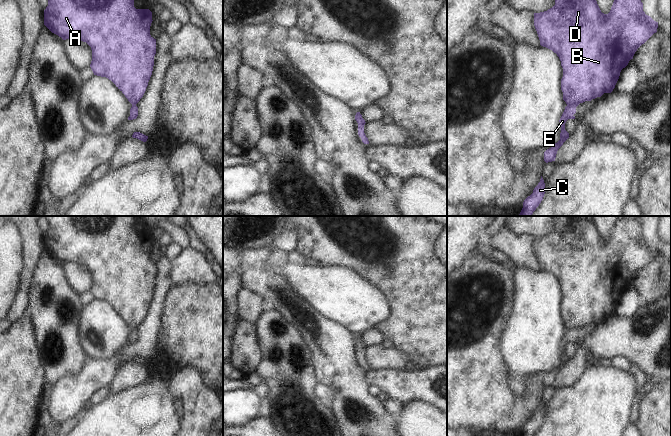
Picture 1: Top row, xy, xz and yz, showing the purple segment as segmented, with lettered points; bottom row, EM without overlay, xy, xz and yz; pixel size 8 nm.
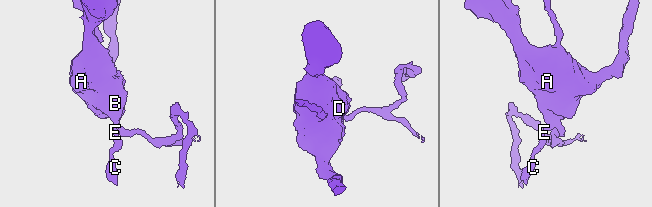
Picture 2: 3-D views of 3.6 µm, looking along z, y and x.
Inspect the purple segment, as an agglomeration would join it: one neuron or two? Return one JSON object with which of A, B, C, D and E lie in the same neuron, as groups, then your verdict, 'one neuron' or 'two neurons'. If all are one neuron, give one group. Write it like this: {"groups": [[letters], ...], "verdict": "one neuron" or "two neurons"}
{"groups": [["A", "B", "D"], ["C", "E"]], "verdict": "two neurons"}

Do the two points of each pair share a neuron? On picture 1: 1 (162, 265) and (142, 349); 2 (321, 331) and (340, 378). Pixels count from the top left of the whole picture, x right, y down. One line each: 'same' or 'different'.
1: same
2: same

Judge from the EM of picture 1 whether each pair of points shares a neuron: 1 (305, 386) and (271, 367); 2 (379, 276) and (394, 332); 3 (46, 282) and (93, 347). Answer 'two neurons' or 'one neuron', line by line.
1: one neuron
2: one neuron
3: two neurons

